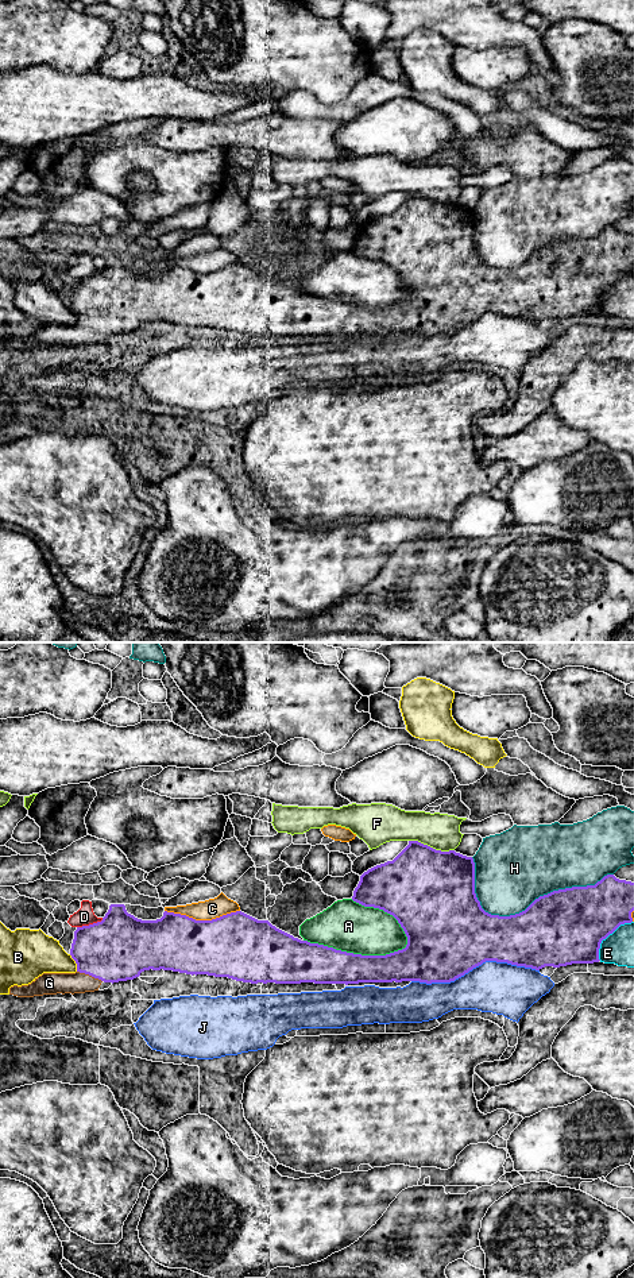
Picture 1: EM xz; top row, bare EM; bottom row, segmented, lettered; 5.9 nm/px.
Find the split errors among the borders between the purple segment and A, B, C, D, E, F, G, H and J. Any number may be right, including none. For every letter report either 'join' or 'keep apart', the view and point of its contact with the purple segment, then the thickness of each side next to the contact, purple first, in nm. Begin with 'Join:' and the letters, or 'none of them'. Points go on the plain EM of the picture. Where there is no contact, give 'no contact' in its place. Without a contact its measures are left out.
Join: G
A: keep apart; contact xz (359, 307); calibres 240 and 300 nm
B: keep apart; contact xz (76, 315); calibres 380 and 260 nm
C: keep apart; contact xz (203, 273); calibres 380 and 120 nm
D: keep apart; contact xz (89, 277); calibres 400 and 110 nm
E: keep apart; contact xz (607, 288); calibres 440 and 190 nm
F: keep apart; contact xz (432, 200); calibres 480 and 220 nm
G: join; contact xz (89, 327); calibres 400 and 130 nm
H: keep apart; contact xz (522, 263); calibres 440 and 440 nm
J: keep apart; contact xz (475, 319); calibres 500 and 300 nm

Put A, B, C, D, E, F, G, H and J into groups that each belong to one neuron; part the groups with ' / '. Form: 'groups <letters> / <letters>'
groups A J / B / C / D / E / F / G / H

